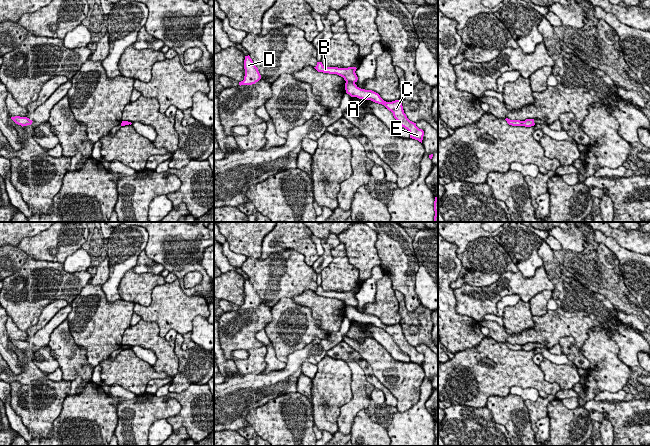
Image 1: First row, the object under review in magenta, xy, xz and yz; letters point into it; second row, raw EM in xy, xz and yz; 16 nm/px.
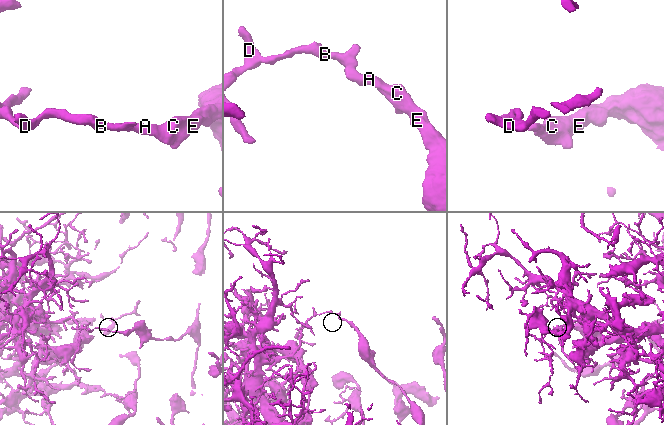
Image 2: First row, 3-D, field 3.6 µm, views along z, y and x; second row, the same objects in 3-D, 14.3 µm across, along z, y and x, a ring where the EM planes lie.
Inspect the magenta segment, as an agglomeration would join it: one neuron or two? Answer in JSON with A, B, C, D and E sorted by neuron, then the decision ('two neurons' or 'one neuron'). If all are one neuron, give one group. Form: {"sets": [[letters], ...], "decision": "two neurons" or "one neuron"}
{"sets": [["A", "C", "E"], ["B", "D"]], "decision": "two neurons"}

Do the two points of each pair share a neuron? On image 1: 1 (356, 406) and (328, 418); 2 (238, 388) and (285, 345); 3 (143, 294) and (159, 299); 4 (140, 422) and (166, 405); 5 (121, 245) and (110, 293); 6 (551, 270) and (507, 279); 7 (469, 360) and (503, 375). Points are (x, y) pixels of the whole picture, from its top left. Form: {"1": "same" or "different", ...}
{"1": "different", "2": "different", "3": "different", "4": "same", "5": "same", "6": "different", "7": "same"}

